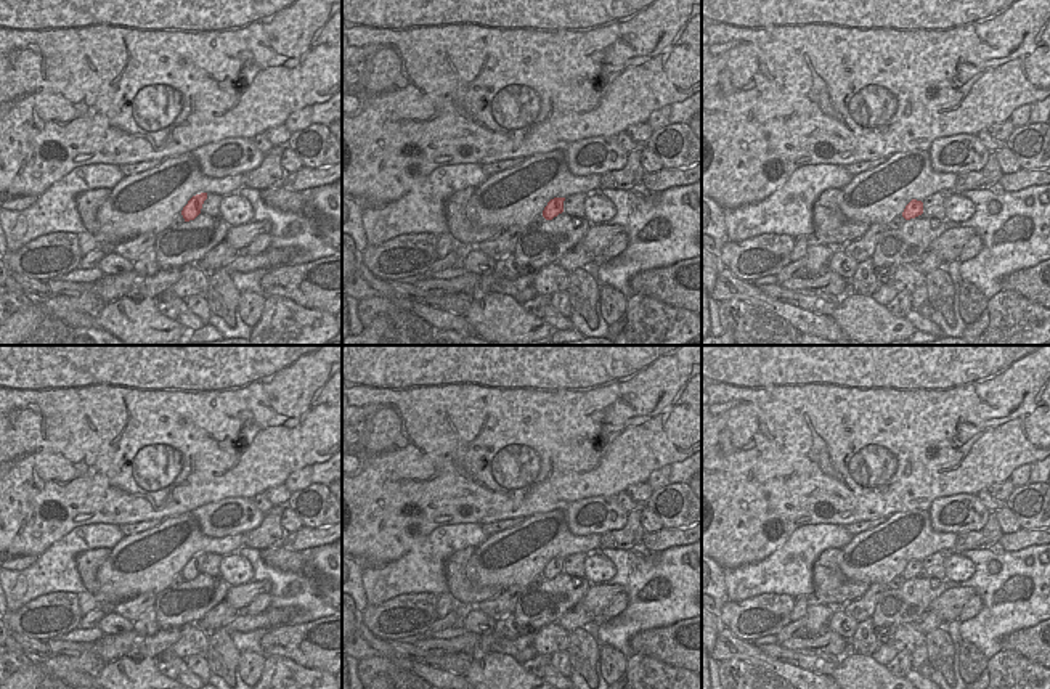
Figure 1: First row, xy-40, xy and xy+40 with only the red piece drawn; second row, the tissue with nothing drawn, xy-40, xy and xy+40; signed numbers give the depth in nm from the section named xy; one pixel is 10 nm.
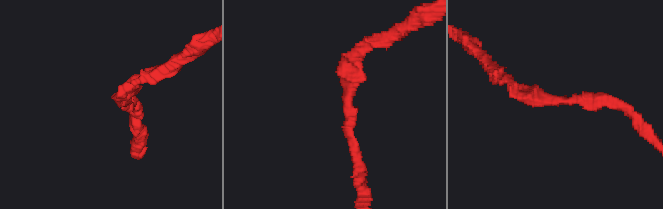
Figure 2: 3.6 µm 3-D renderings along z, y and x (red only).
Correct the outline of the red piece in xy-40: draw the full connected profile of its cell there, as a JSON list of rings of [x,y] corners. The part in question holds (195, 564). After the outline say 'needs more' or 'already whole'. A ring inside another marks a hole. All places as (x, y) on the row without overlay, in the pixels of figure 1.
[[[201,552],[188,561],[188,564],[181,570],[185,581],[194,580],[201,573],[206,559],[207,559],[207,552]]] | already whole

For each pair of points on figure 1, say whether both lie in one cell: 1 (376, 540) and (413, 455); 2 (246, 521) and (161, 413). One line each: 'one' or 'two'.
1: one
2: two

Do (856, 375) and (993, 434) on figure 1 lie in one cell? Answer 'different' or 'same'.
same

